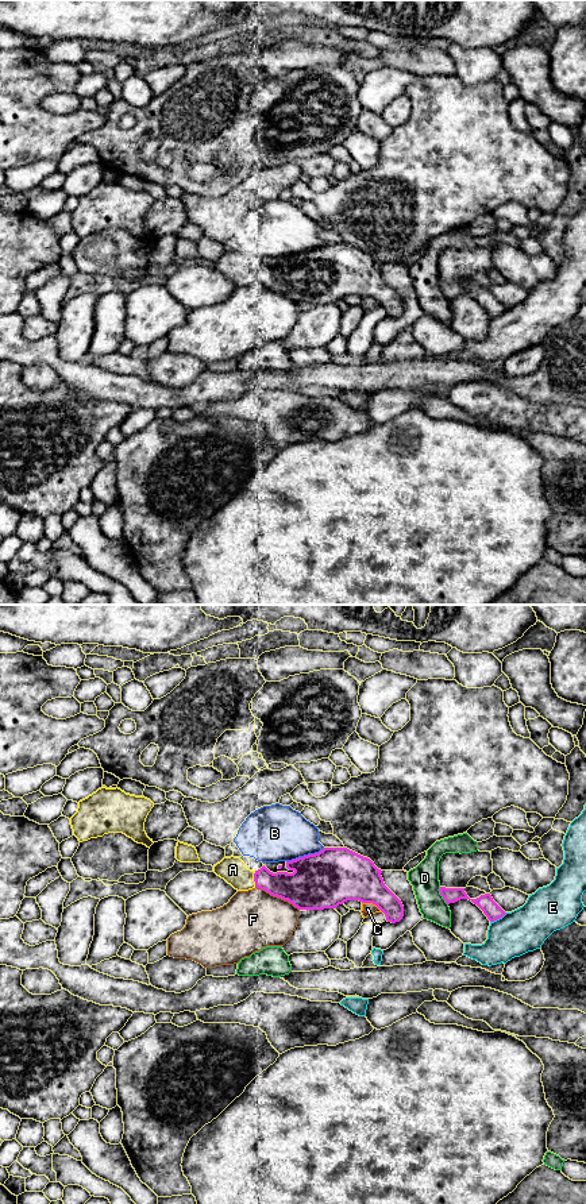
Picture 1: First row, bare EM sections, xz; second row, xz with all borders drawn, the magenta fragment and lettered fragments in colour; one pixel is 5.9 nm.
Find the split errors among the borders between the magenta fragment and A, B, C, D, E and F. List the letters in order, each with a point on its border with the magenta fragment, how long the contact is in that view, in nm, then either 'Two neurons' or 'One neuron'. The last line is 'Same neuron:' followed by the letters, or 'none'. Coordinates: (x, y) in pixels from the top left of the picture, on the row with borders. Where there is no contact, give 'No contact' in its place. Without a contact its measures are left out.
A: Touches magenta at xz (254, 879). Shared border 100 nm. One neuron
B: Touches magenta at xz (305, 856). Shared border 240 nm. Two neurons
C: Touches magenta at xz (373, 903). Shared border 140 nm. Two neurons
D: Touches magenta at xz (442, 895). Shared border 120 nm. Two neurons
E: Touches magenta at xz (498, 918). Shared border 120 nm. Two neurons
F: Touches magenta at xz (277, 896). Shared border 300 nm. Two neurons
Same neuron: A

